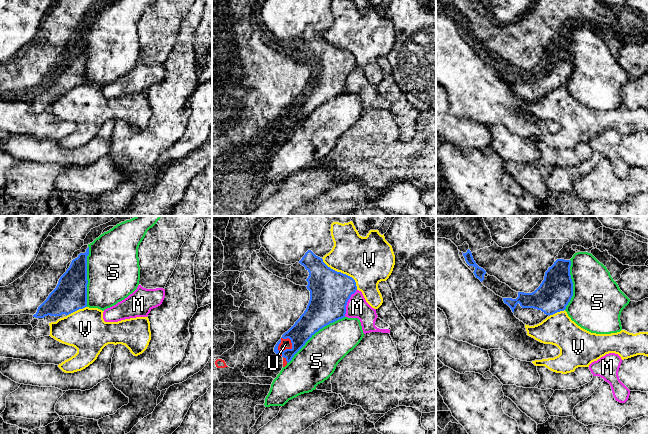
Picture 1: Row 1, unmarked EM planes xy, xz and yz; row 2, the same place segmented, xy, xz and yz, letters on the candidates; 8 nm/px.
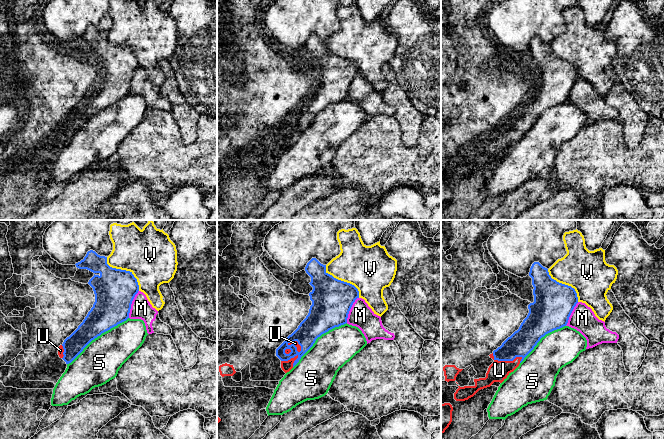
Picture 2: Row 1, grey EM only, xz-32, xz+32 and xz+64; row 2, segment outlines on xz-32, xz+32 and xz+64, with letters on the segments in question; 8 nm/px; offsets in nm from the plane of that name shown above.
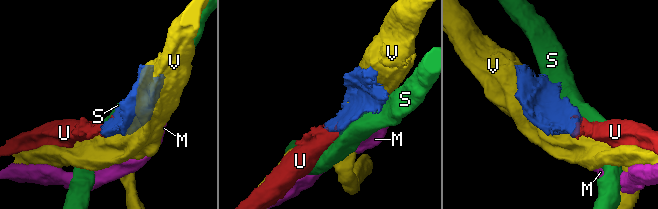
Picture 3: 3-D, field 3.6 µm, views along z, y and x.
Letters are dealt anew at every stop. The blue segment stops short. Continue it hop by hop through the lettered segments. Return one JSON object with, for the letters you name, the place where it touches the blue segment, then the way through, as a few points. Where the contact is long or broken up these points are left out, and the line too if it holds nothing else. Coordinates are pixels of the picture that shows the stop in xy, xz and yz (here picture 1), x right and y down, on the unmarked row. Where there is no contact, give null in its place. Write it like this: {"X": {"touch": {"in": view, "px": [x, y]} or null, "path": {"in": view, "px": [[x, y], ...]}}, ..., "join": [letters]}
{"U": {"touch": {"in": "xz", "px": [278, 126]}, "path": {"in": "xz", "px": [[302, 106], [290, 124], [278, 126], [285, 120]]}}, "join": ["U"]}

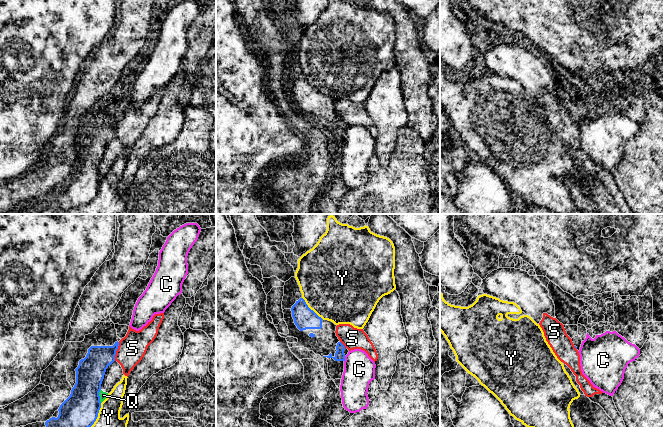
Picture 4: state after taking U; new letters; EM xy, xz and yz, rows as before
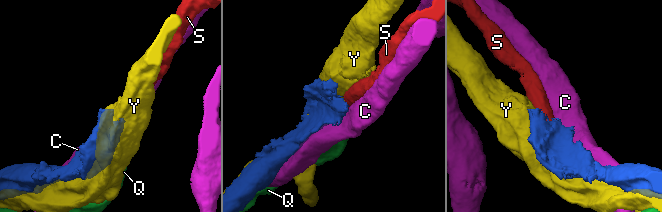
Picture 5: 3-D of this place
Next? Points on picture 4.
{"join": []}

